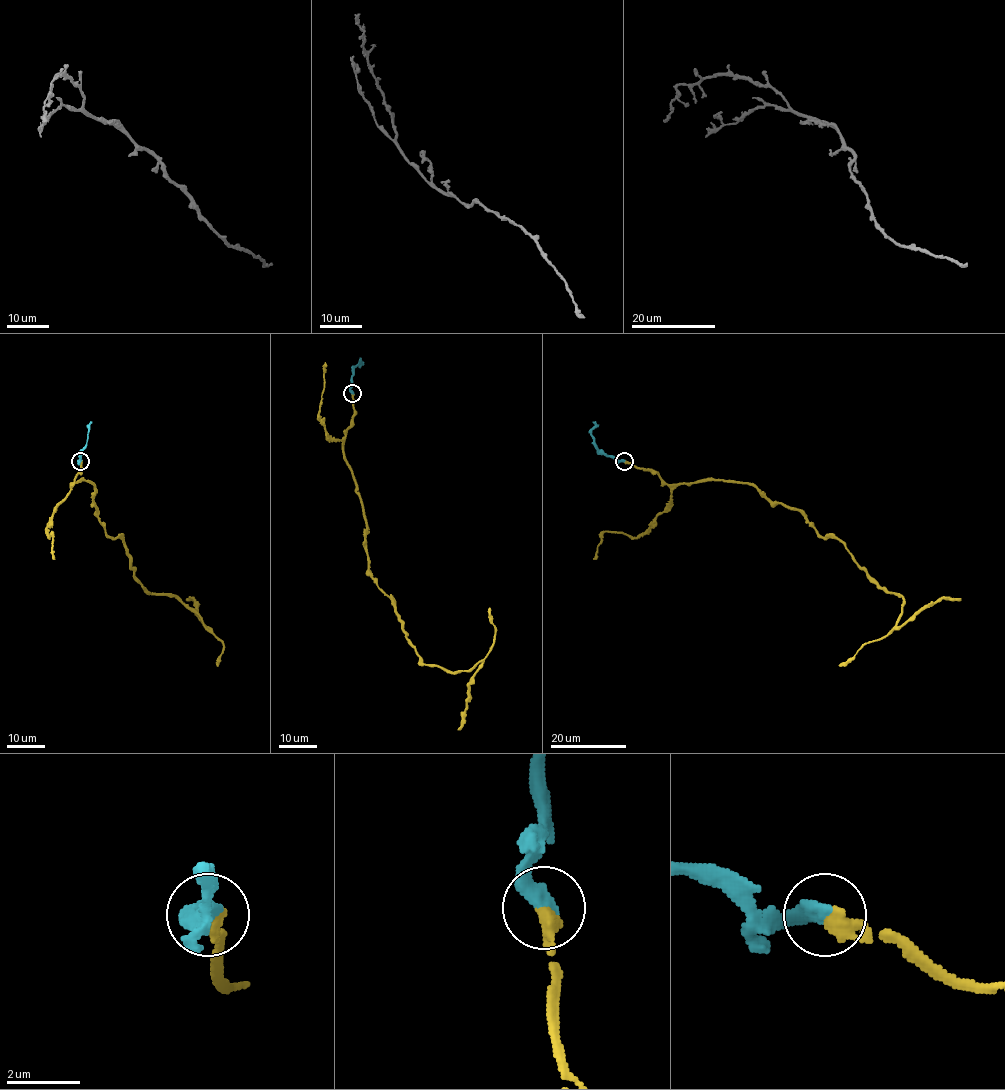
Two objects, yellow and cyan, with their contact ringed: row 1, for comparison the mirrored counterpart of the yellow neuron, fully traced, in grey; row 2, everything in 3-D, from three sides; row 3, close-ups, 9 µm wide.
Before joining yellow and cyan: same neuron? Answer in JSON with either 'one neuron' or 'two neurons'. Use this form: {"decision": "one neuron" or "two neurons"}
{"decision": "one neuron"}

